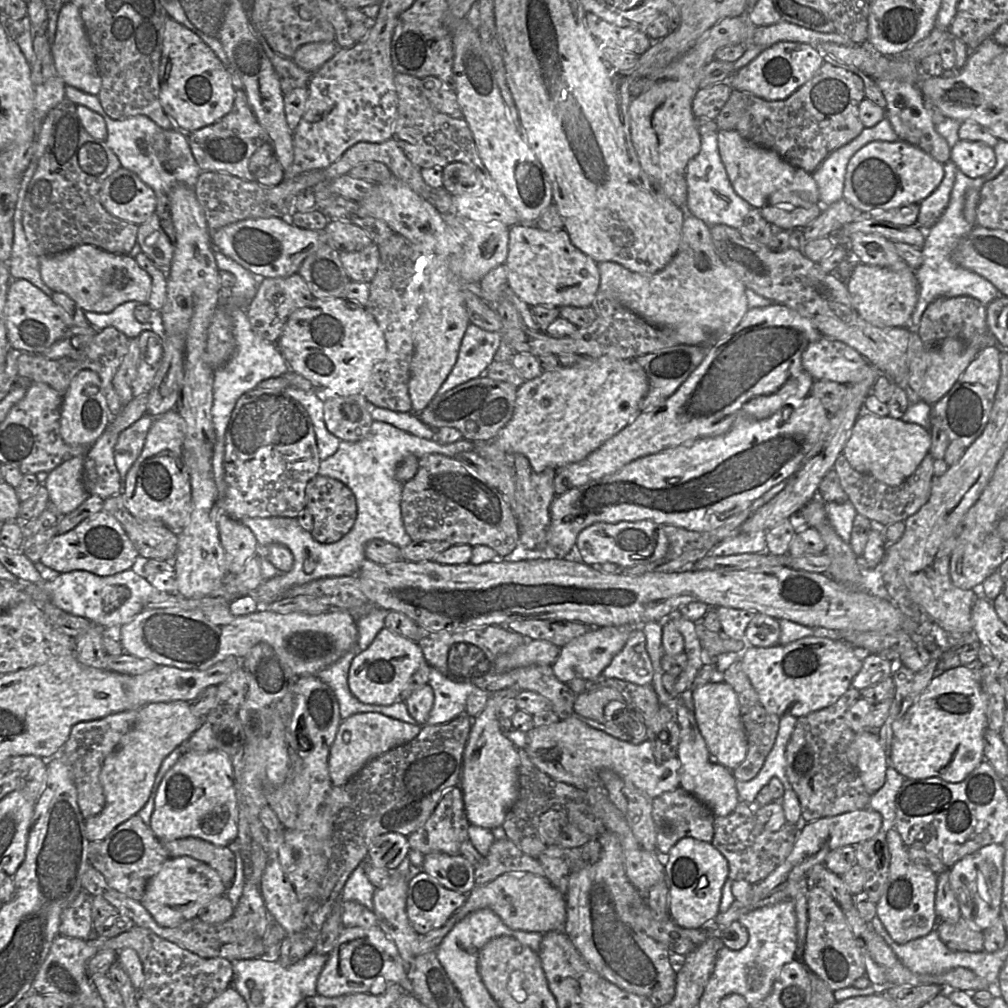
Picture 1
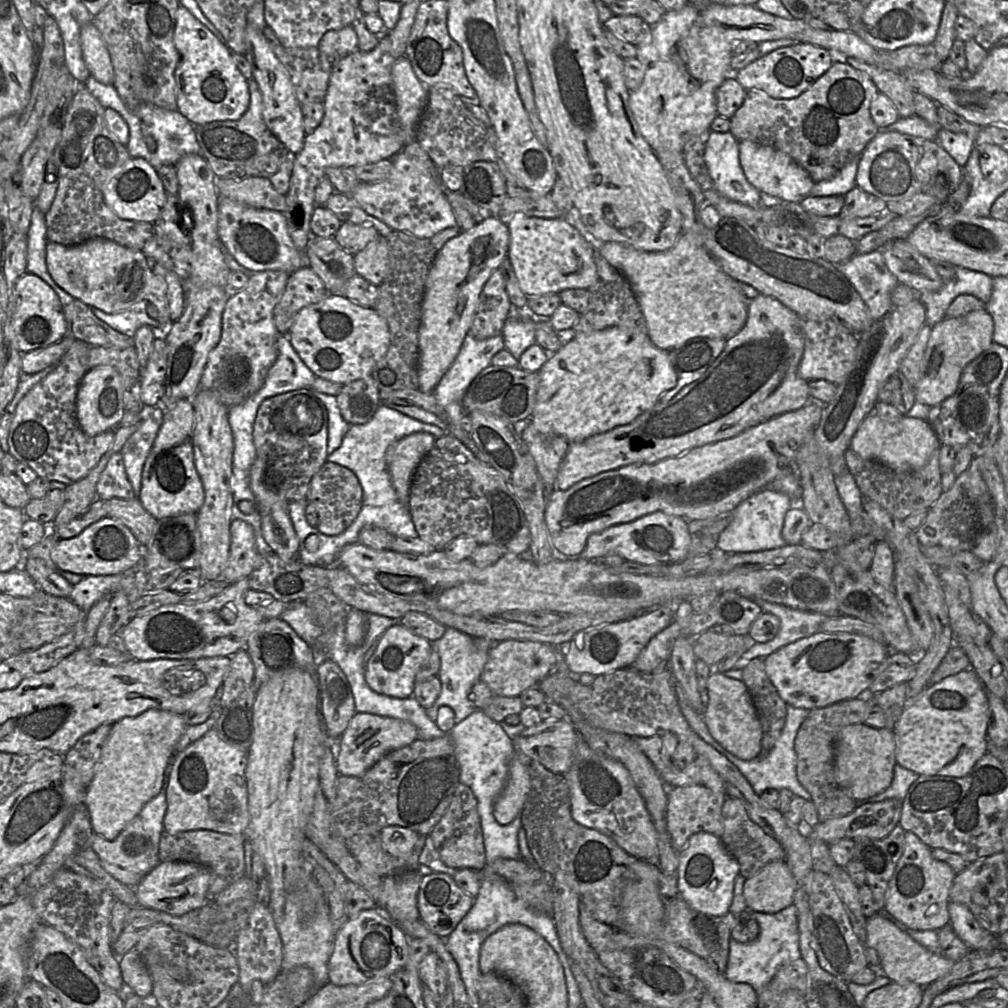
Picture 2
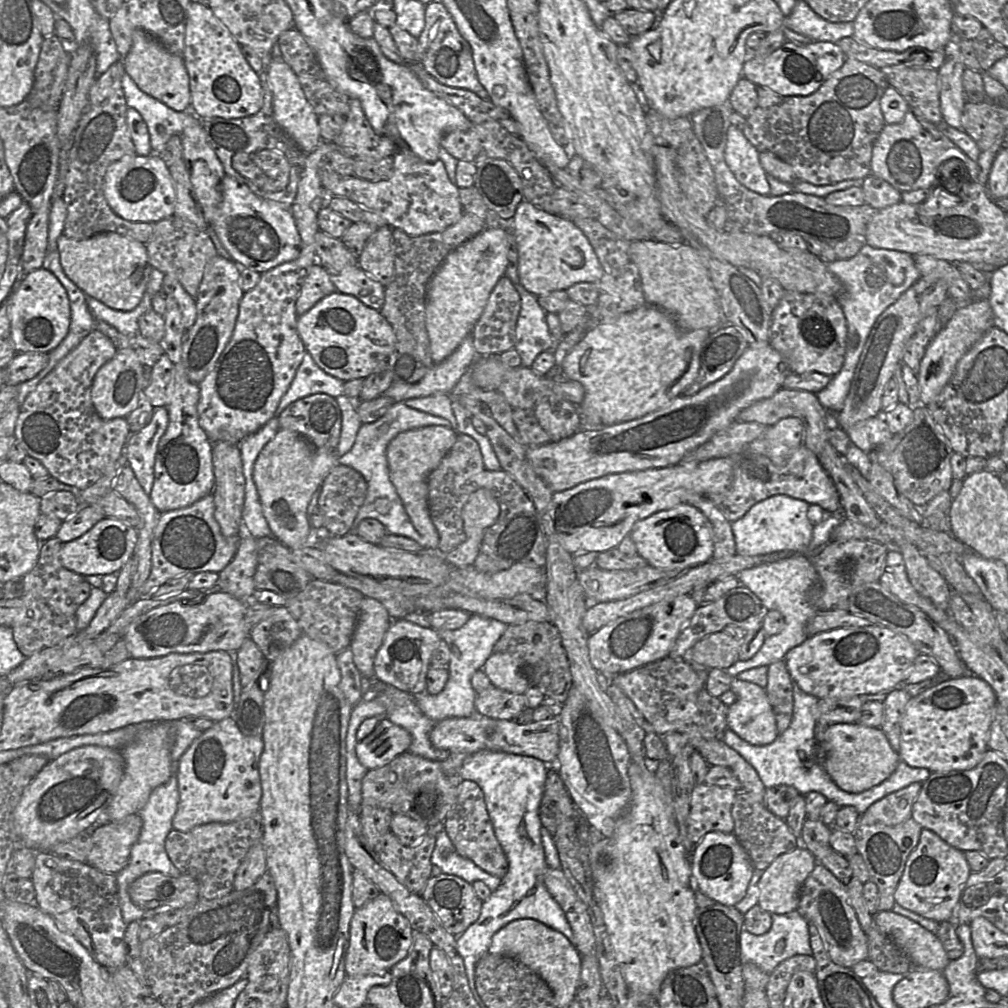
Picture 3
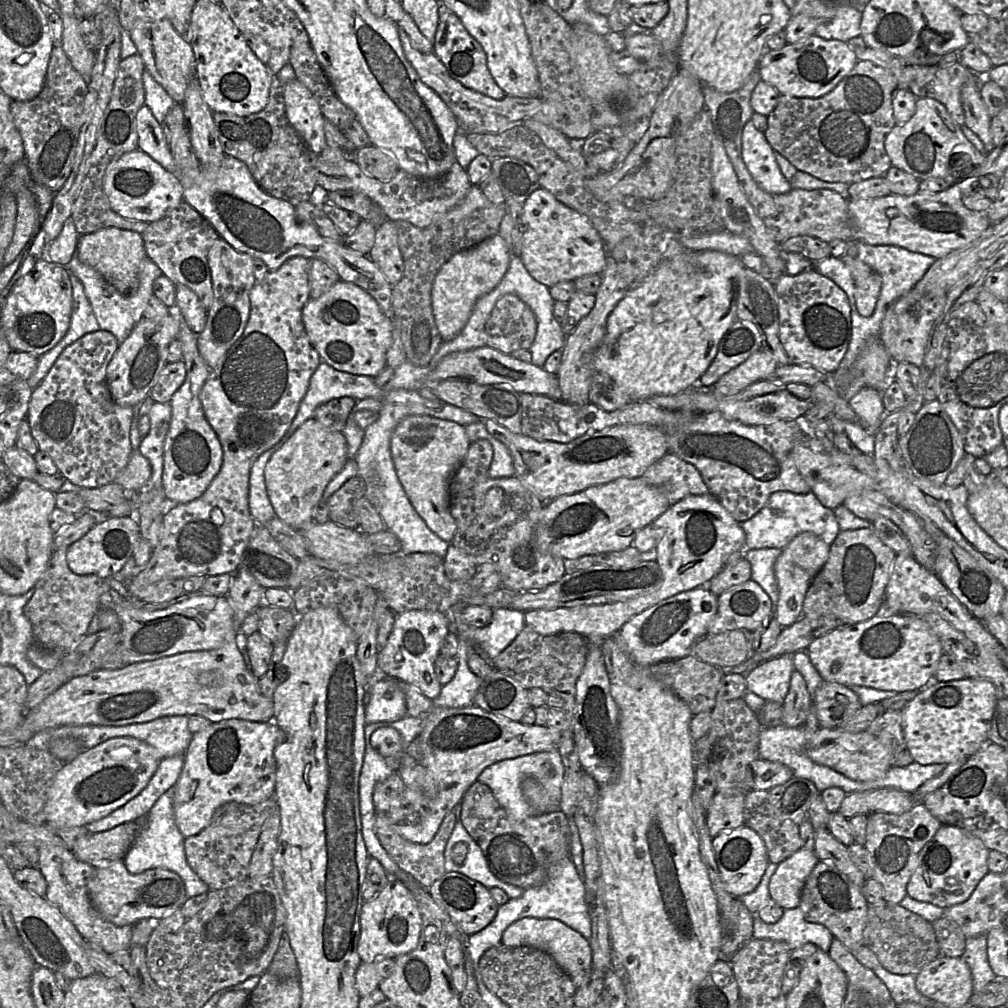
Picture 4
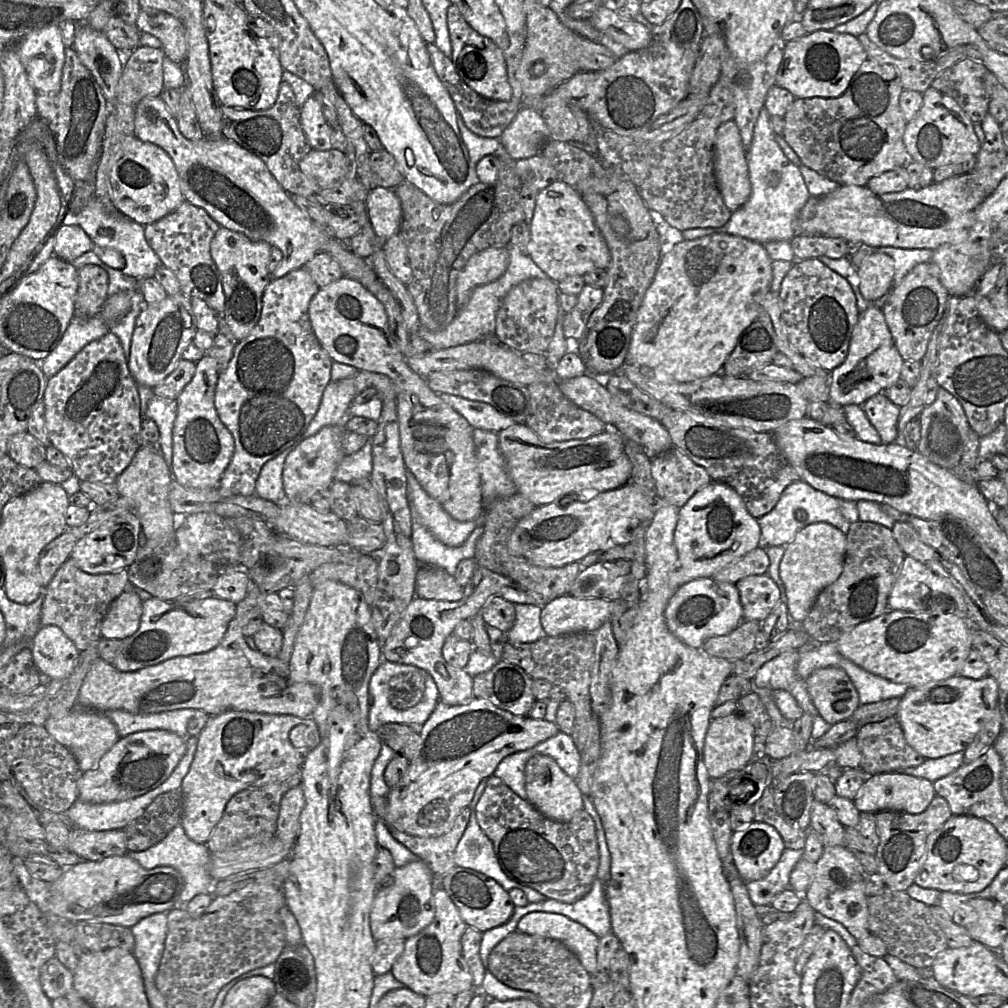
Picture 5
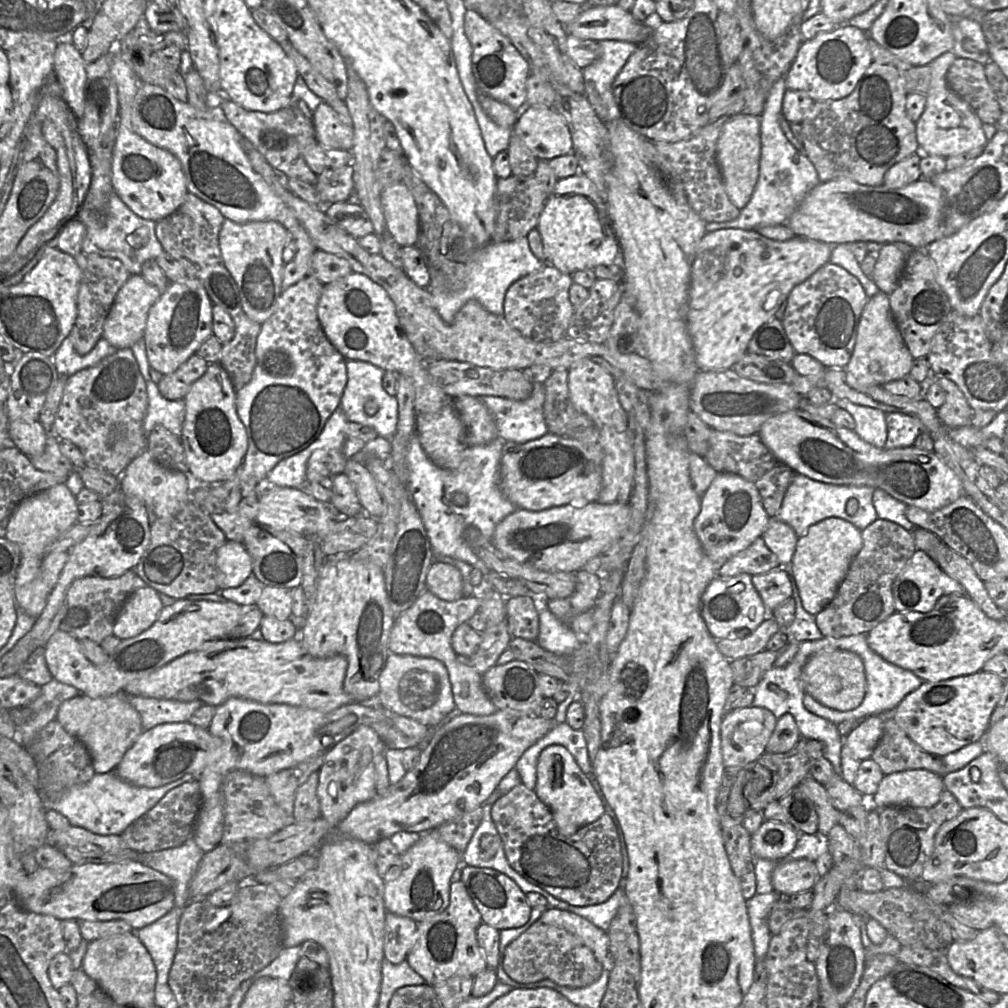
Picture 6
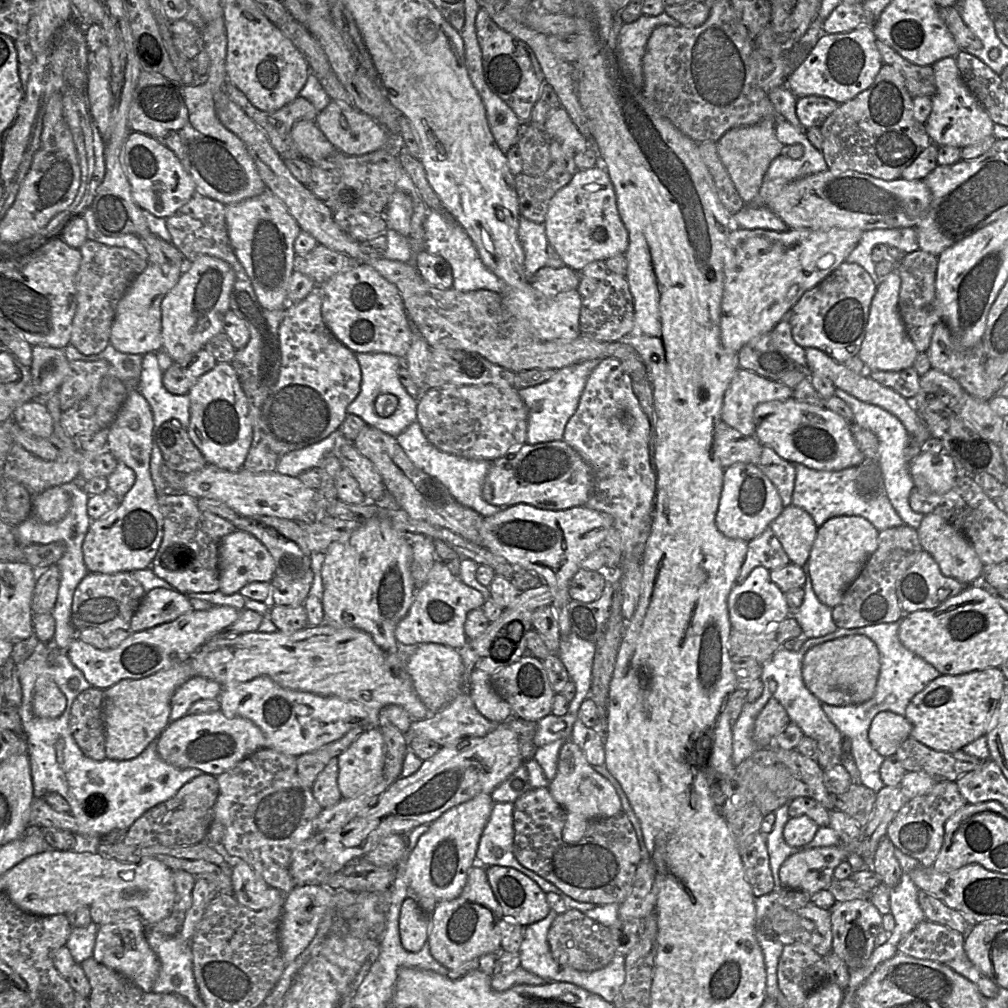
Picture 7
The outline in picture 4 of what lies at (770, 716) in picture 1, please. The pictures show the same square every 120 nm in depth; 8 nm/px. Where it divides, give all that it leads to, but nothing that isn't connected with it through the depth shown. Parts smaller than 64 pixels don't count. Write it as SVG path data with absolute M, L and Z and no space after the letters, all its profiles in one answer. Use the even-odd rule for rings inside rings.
M794 671L790 679L790 687L782 704L783 723L789 728L802 725L811 710L810 696L805 680L798 671Z

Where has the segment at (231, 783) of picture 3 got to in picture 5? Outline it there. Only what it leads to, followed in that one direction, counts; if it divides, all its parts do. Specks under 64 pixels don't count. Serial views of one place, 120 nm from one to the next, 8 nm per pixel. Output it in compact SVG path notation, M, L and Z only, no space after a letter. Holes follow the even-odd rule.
M229 710L212 716L209 723L197 737L197 748L190 769L183 779L181 825L188 838L196 843L206 844L222 818L228 801L238 792L260 787L288 777L301 770L307 754L313 748L295 747L290 741L291 730L311 719L292 715L273 715L248 711Z

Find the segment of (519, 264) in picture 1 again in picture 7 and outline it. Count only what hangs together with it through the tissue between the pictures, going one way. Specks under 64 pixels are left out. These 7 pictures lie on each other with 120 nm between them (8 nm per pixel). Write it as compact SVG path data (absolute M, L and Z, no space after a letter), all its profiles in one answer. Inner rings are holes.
M604 167L577 170L572 179L552 197L544 225L549 244L554 247L566 266L578 272L592 261L607 260L625 253L629 245L629 234L618 212L614 186Z

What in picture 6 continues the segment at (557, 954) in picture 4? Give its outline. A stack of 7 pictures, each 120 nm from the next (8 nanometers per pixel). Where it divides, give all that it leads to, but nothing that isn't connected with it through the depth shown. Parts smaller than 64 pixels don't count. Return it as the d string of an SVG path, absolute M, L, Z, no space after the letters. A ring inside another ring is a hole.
M556 908L544 911L538 921L563 928L574 934L592 950L604 968L613 967L613 959L609 956L609 937L605 930L575 913Z

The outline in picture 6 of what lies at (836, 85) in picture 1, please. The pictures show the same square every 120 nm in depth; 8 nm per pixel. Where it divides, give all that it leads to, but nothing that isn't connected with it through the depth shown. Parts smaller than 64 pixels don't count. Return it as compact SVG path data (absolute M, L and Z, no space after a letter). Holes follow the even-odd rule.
M873 61L849 96L815 101L800 122L799 139L819 180L849 178L859 184L879 186L892 166L913 154L922 156L915 122L906 113L908 94L895 66Z

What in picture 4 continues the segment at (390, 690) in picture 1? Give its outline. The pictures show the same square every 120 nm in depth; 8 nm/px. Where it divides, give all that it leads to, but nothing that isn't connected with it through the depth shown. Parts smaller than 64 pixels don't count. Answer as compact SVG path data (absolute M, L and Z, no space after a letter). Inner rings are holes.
M413 609L395 616L387 643L378 653L378 666L389 677L416 687L426 697L433 699L443 685L437 680L434 664L443 639L450 632L446 613Z

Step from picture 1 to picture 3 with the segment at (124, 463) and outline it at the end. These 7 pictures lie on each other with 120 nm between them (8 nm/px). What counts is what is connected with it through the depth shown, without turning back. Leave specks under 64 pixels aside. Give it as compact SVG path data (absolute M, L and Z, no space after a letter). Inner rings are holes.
M166 407L153 409L150 422L140 431L130 433L126 441L127 465L133 470L141 487L150 494L154 482L154 464L158 444L168 426Z

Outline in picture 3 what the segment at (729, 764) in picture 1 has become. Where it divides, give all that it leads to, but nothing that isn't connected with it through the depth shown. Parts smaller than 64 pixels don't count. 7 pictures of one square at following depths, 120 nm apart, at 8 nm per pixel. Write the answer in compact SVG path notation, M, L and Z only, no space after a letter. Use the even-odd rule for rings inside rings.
M733 678L730 691L735 693L736 701L728 706L727 726L741 739L751 745L764 746L778 737L775 715L764 688L738 678Z

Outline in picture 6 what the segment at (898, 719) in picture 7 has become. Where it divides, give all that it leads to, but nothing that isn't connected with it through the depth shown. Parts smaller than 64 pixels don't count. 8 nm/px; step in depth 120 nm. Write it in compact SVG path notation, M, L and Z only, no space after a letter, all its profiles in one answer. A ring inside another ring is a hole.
M873 715L861 720L856 729L843 738L844 746L847 746L853 758L864 761L871 755L881 739L885 716Z

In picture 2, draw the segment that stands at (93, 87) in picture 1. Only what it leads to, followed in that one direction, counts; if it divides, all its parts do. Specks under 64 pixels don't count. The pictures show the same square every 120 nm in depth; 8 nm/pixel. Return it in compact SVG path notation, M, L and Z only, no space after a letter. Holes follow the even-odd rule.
M89 22L81 27L80 43L83 59L91 77L101 84L113 84L114 68L111 57L93 23Z

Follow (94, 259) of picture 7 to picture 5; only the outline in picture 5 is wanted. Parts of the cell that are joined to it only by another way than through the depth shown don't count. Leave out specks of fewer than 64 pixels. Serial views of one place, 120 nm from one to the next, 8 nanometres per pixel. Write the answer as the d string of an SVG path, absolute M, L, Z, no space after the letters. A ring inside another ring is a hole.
M87 264L78 269L79 288L75 301L75 316L100 316L108 298L108 273L99 265Z

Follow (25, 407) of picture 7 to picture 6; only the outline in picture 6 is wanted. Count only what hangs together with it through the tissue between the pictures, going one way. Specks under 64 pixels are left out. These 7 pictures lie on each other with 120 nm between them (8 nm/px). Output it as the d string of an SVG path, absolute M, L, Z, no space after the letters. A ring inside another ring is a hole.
M15 420L9 423L9 443L28 457L39 456L44 452L47 436L38 420Z

